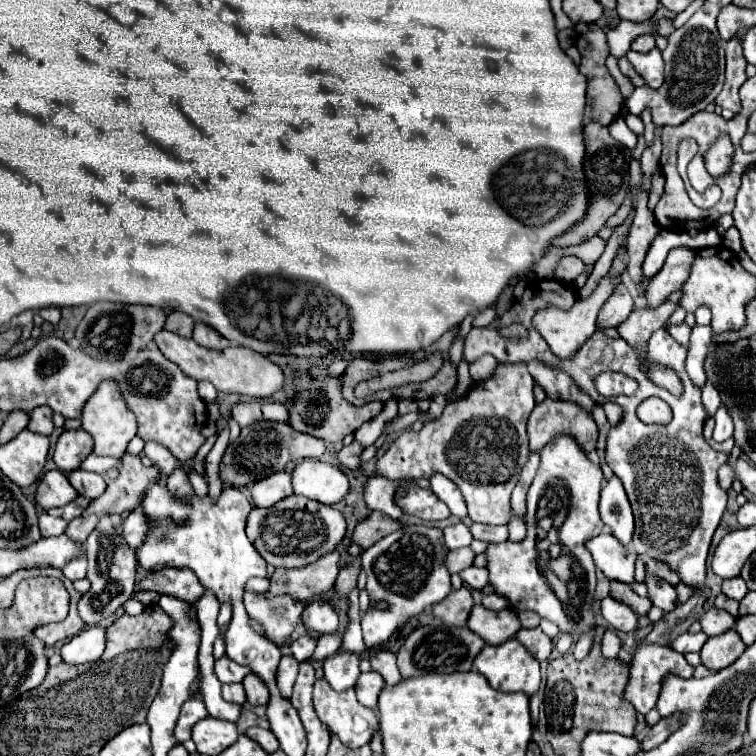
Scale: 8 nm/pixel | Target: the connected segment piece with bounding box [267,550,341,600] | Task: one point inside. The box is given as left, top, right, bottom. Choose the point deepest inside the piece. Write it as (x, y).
(316, 578)

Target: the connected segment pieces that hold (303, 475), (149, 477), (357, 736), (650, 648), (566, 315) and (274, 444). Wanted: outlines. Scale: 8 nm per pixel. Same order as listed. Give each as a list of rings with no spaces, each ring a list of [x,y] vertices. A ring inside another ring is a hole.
[[[303,460],[297,464],[291,480],[297,496],[305,496],[321,504],[335,504],[349,490],[347,476],[337,466],[319,460]]]
[[[125,454],[125,456],[121,458],[119,476],[117,476],[109,486],[107,486],[107,490],[105,490],[103,496],[99,496],[97,500],[91,500],[91,504],[85,508],[85,512],[81,514],[81,518],[75,518],[75,520],[69,522],[65,534],[67,534],[71,540],[83,544],[83,542],[87,540],[87,536],[95,530],[97,522],[99,522],[103,516],[125,514],[125,512],[137,508],[137,500],[141,500],[141,492],[145,492],[145,488],[147,488],[147,486],[149,486],[157,476],[159,476],[157,468],[145,468],[145,466],[141,464],[141,458],[139,458],[139,456]]]
[[[319,678],[315,682],[315,690],[313,690],[313,702],[315,702],[315,712],[319,716],[319,720],[329,726],[331,732],[335,732],[341,742],[349,748],[361,748],[363,744],[369,744],[373,732],[379,728],[379,720],[375,716],[373,710],[365,708],[363,704],[359,704],[357,696],[355,696],[355,688],[337,692],[333,690],[325,678]]]
[[[647,644],[641,646],[631,660],[631,678],[627,684],[627,700],[635,706],[637,712],[647,714],[655,708],[661,680],[665,674],[677,674],[681,678],[693,676],[693,666],[683,658],[683,654],[659,646]]]
[[[607,276],[599,282],[599,286],[595,288],[595,292],[591,294],[591,298],[587,300],[577,300],[575,306],[571,310],[559,310],[559,308],[545,308],[541,312],[537,312],[537,316],[533,318],[533,326],[541,332],[541,336],[545,338],[545,342],[549,344],[551,352],[557,356],[557,358],[573,358],[581,346],[585,344],[585,340],[591,338],[591,334],[597,330],[595,322],[597,322],[597,314],[601,310],[601,306],[605,304],[605,300],[611,296],[613,288],[617,284],[613,284]]]
[[[257,422],[253,426],[243,428],[235,444],[227,448],[221,462],[221,478],[233,486],[247,486],[259,478],[271,476],[271,472],[281,472],[287,466],[287,462],[295,462],[301,458],[319,458],[323,452],[323,440],[309,434],[301,434],[293,430],[289,424]]]

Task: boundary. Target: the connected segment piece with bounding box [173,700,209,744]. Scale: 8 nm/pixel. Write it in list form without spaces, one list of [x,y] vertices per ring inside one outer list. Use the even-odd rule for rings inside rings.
[[[187,700],[181,708],[181,714],[179,714],[179,720],[177,720],[177,726],[173,730],[173,738],[177,744],[183,744],[187,738],[191,738],[191,728],[195,722],[207,718],[209,712],[205,708],[205,704],[201,700]]]

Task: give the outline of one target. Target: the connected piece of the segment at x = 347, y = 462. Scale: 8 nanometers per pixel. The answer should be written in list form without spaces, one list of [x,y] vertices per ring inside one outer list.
[[[353,442],[349,446],[343,446],[339,450],[339,454],[337,454],[339,466],[341,468],[359,468],[359,456],[361,456],[361,452],[363,452],[363,448],[357,442]]]

